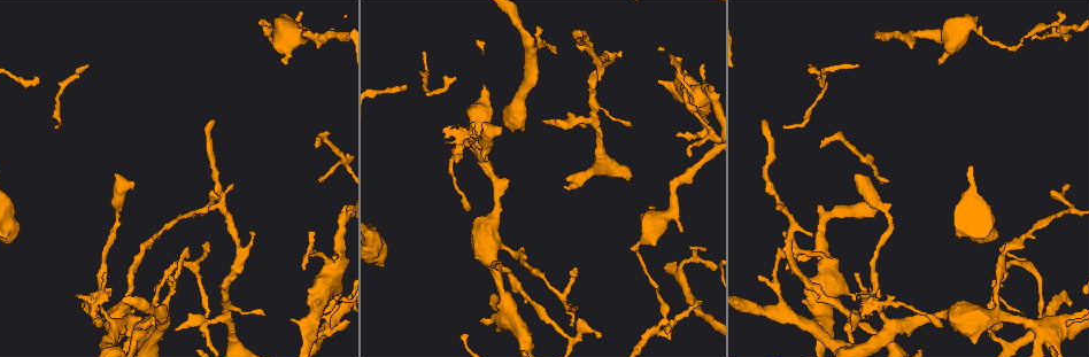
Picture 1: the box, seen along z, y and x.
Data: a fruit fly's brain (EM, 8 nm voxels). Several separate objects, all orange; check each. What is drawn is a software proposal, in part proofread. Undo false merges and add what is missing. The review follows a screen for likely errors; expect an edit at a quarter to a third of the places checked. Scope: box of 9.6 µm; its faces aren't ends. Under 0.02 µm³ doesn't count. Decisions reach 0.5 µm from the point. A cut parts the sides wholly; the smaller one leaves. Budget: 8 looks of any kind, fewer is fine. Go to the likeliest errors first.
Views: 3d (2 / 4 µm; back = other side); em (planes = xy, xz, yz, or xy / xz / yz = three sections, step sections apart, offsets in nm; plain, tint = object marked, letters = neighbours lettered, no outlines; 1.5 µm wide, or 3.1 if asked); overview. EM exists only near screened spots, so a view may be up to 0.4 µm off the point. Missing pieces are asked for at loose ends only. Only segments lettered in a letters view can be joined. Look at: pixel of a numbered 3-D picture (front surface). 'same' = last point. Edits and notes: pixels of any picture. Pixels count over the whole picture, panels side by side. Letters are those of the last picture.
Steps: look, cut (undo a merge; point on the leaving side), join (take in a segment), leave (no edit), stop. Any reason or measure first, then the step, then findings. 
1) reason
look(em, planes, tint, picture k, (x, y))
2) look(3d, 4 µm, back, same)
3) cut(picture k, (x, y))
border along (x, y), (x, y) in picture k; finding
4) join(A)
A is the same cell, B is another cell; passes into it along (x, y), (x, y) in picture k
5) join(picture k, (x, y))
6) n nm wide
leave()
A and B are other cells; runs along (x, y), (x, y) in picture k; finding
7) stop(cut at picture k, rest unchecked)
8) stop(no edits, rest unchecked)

an open end
look(3d, 2 µm, picture 1, (675, 134))

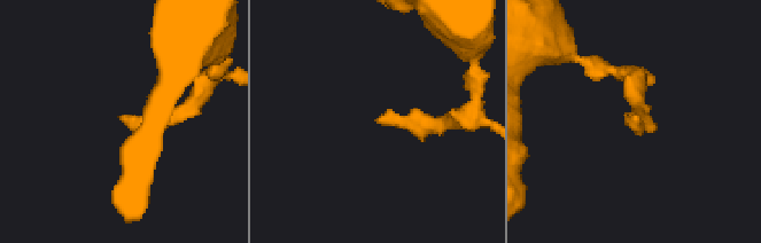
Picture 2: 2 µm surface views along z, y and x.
look(em, planes, tint, picture 2, (638, 119))

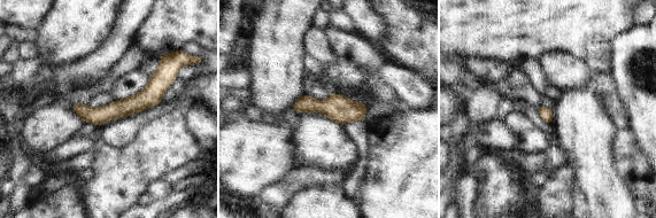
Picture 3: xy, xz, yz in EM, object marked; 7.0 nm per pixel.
what lies round it
look(em, planes, letters, same)

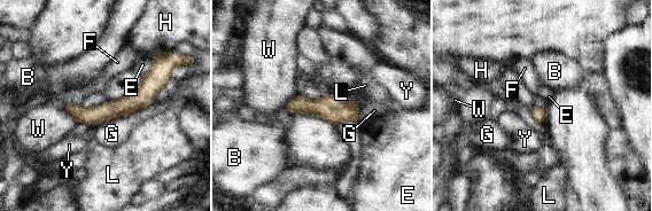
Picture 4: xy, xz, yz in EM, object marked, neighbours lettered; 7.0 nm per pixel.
G touches over 460 nm
leave()
B, E, F, G, H, L, W and Y are other cells; border along (154, 102), (103, 118), (93, 126) in picture 4; no lettered segment goes on from it

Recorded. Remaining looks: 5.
long arm stops here
look(em, planes, letters, picture 1, (580, 32))

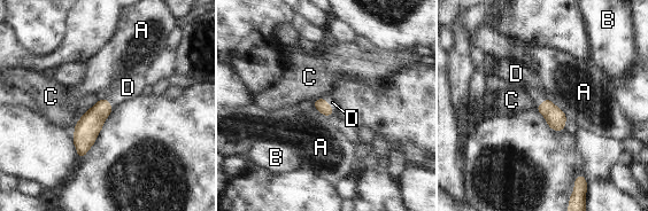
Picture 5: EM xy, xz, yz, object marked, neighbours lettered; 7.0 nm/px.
join(D)
D is the same cell, A, B and C are other cells; passes into it along (321, 104), (329, 104), (328, 98) in picture 5; the cell continues

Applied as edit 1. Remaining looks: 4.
look(em, xy, step 8, letters, picture 1, (98, 299))

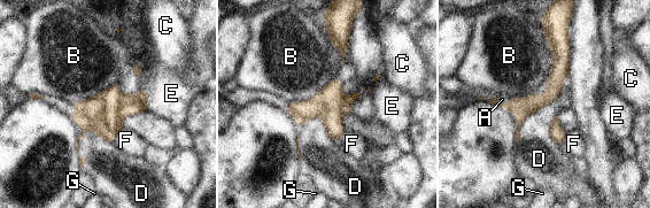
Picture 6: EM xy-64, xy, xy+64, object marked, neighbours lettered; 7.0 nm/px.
another direction
look(em, planes, letters, same)

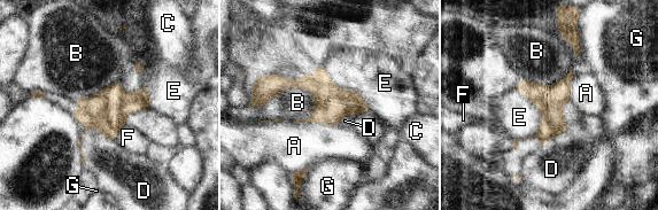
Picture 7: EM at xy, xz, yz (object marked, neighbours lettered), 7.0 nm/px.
leave()
A, B, C, D, E, F and G are other cells; border along (322, 65), (369, 109) in picture 7; one cell here

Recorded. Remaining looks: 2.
stop(join at picture 5, rest unchecked)

